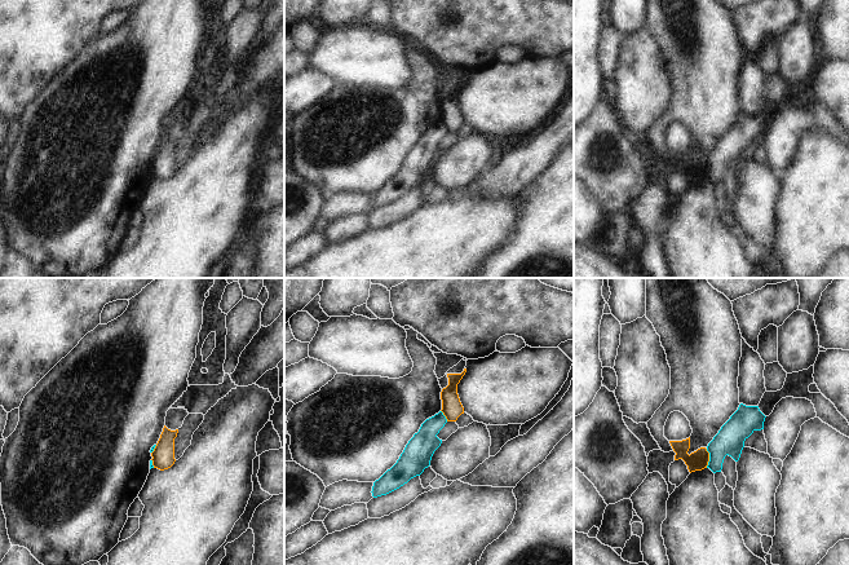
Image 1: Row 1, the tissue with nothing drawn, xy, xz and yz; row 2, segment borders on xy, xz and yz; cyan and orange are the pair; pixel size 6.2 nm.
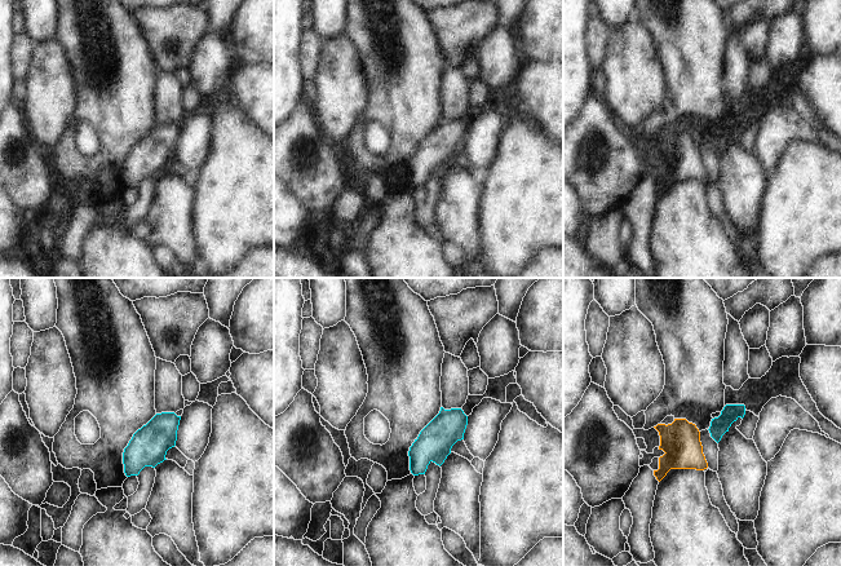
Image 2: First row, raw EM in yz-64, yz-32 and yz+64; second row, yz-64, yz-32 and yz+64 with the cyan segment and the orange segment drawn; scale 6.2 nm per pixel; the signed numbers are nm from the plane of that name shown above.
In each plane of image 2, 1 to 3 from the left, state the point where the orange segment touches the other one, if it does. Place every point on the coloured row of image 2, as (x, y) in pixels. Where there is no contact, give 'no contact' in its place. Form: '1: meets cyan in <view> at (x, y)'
1: no contact
2: no contact
3: no contact

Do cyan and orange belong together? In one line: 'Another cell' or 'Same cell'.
Another cell.

